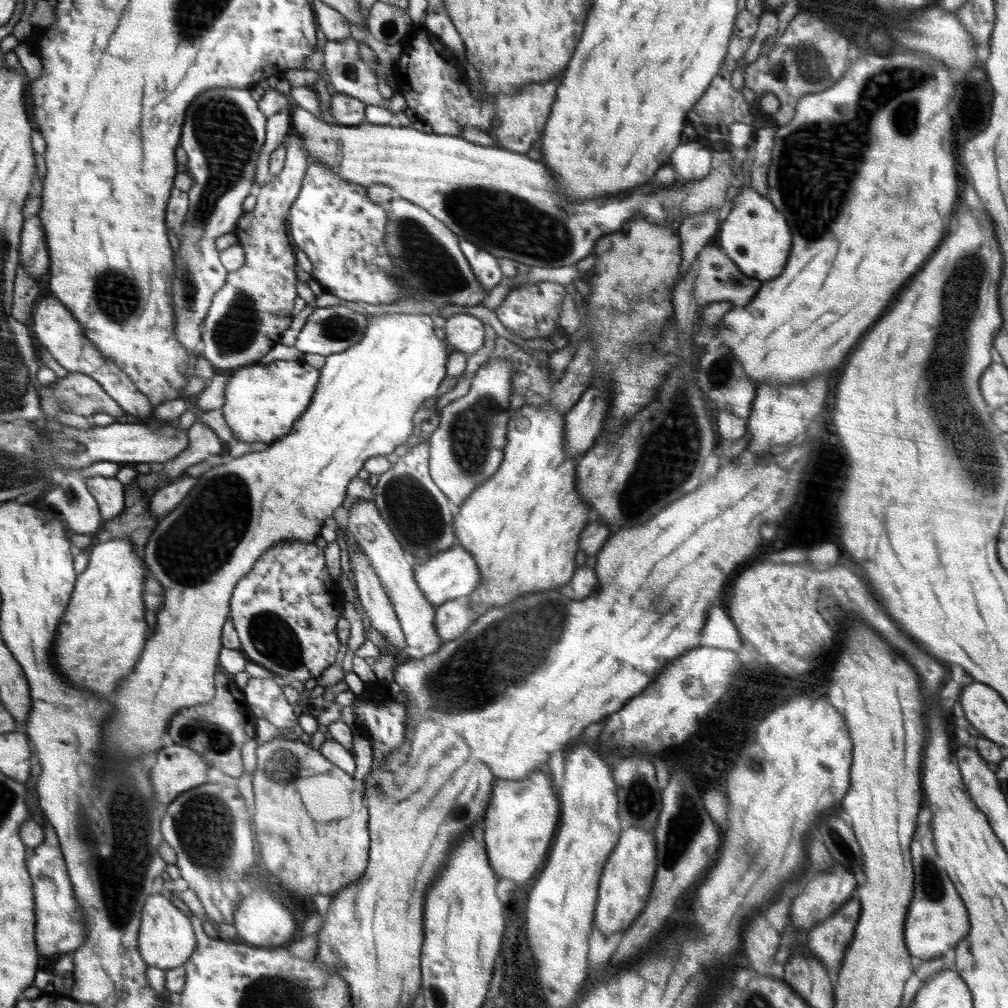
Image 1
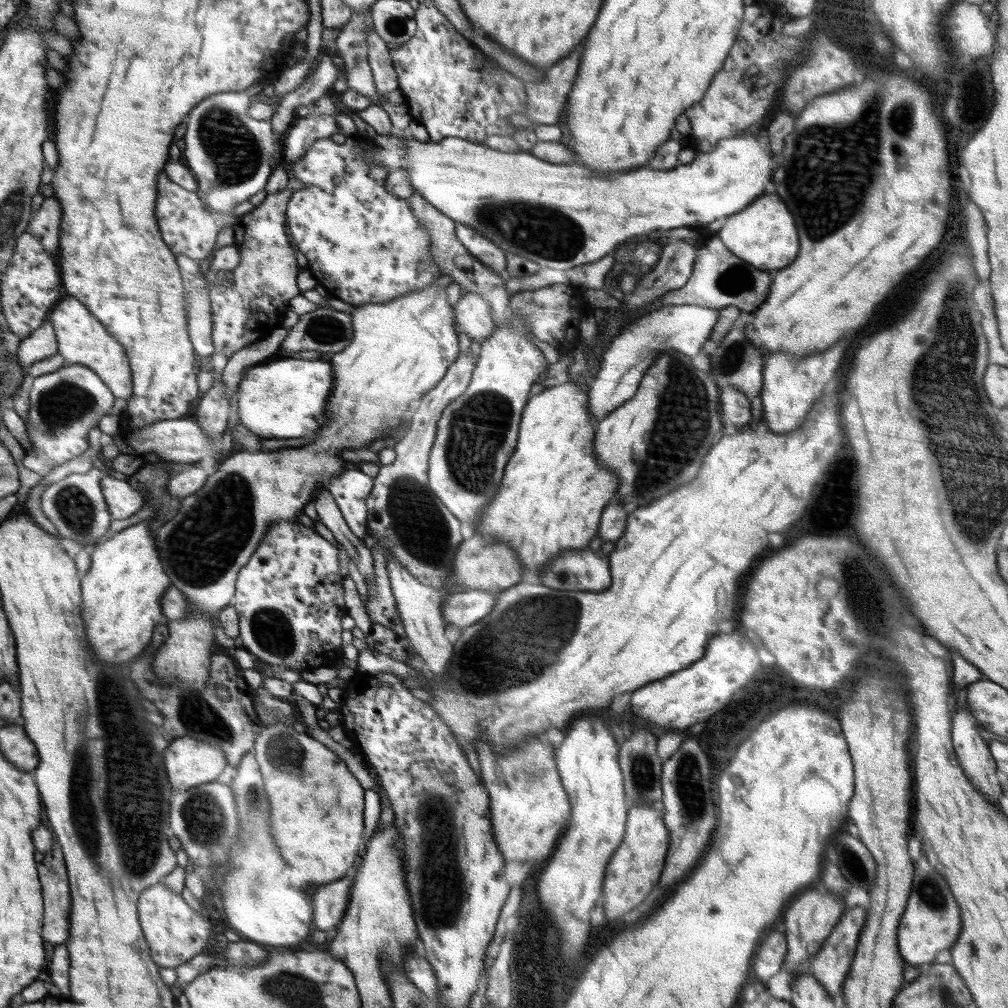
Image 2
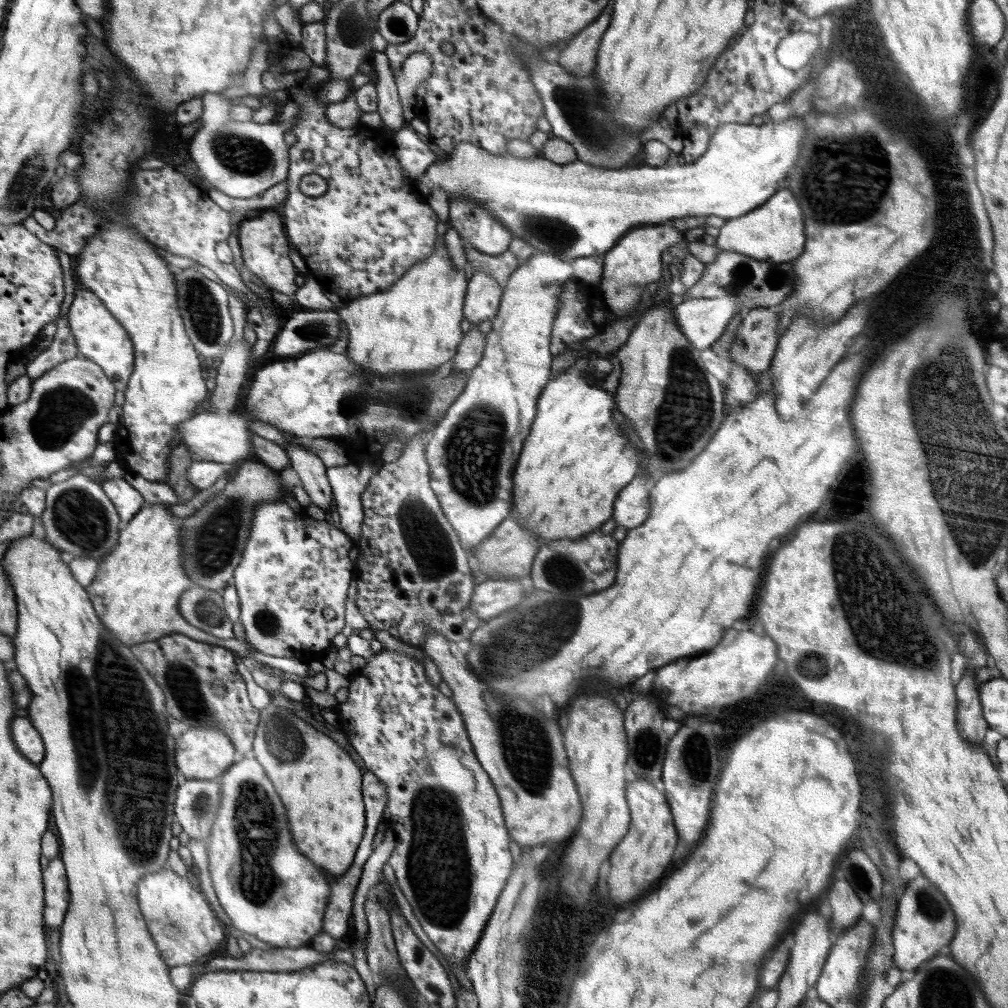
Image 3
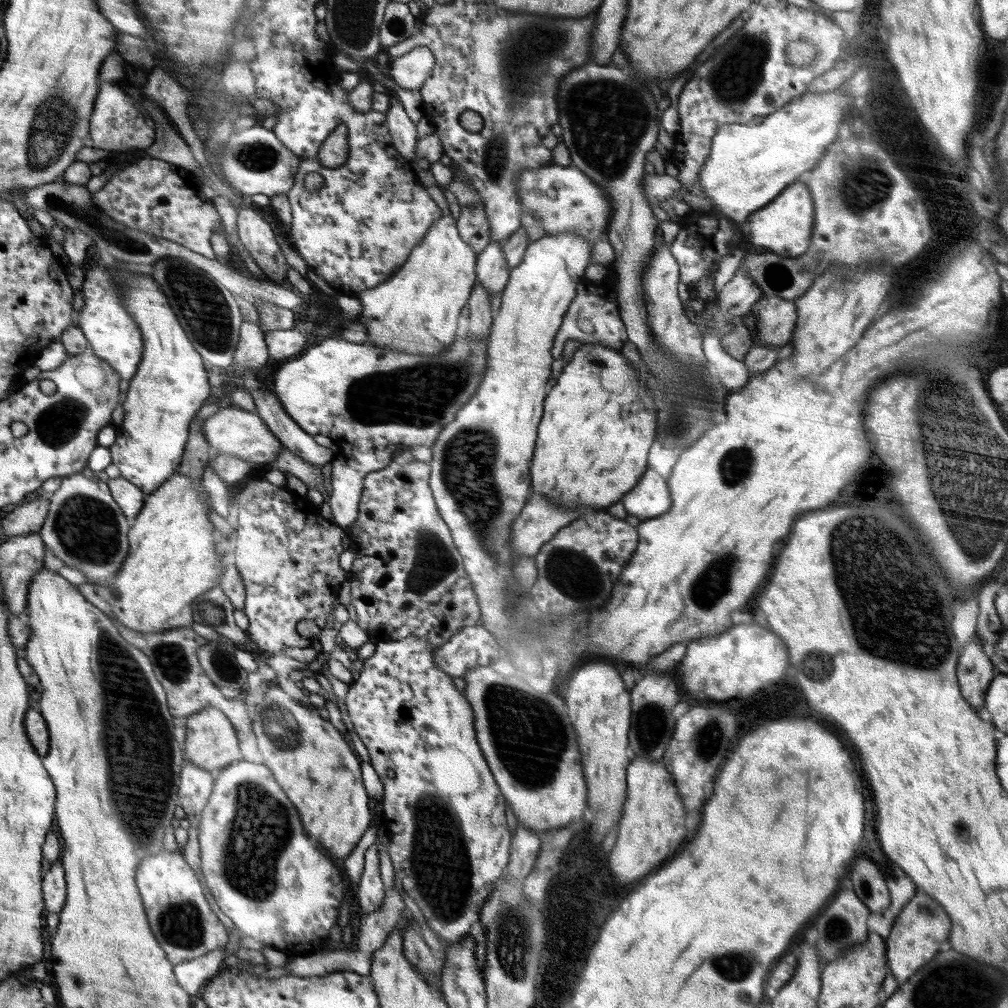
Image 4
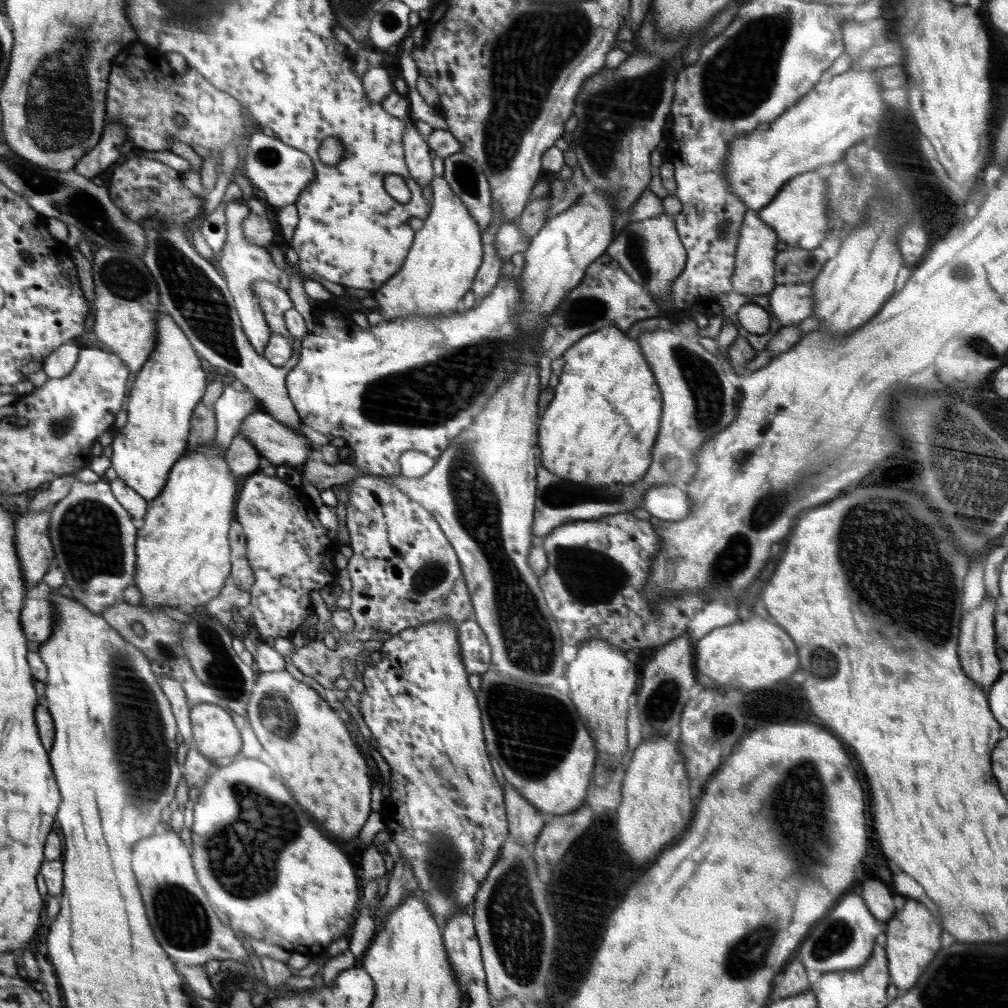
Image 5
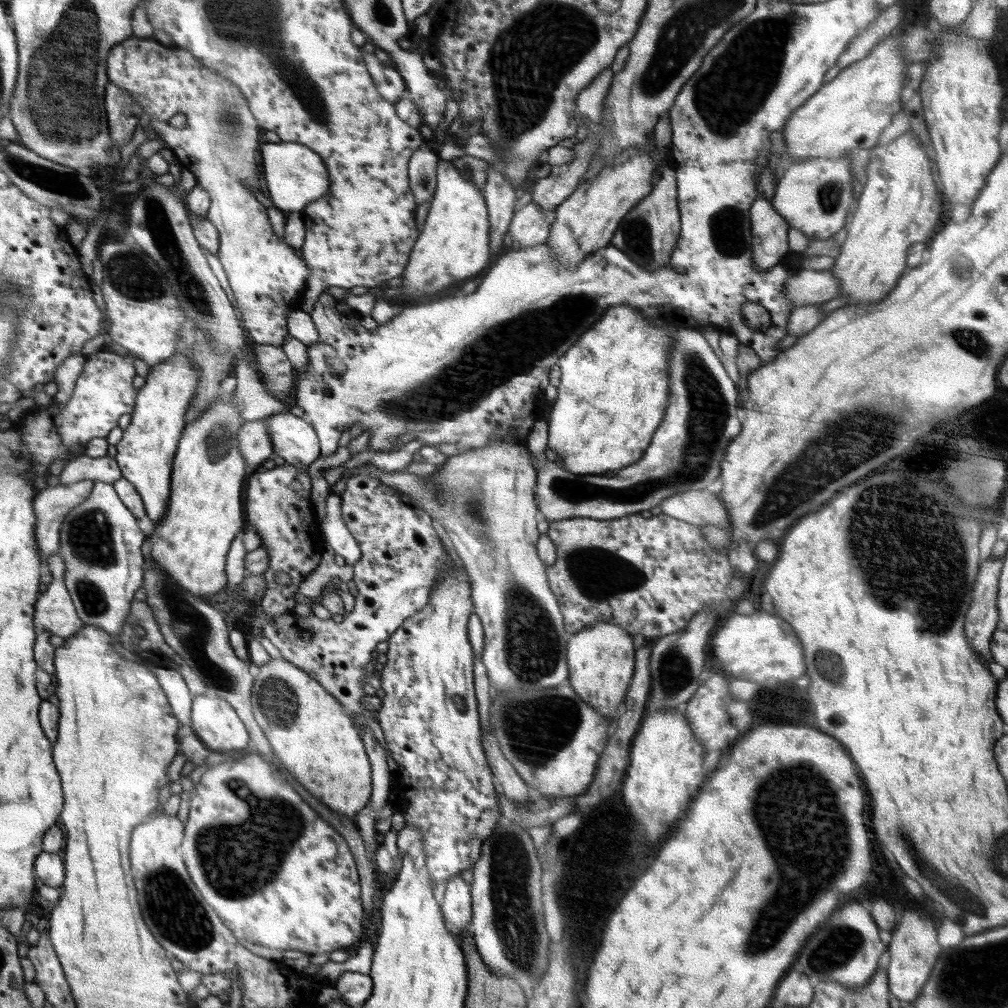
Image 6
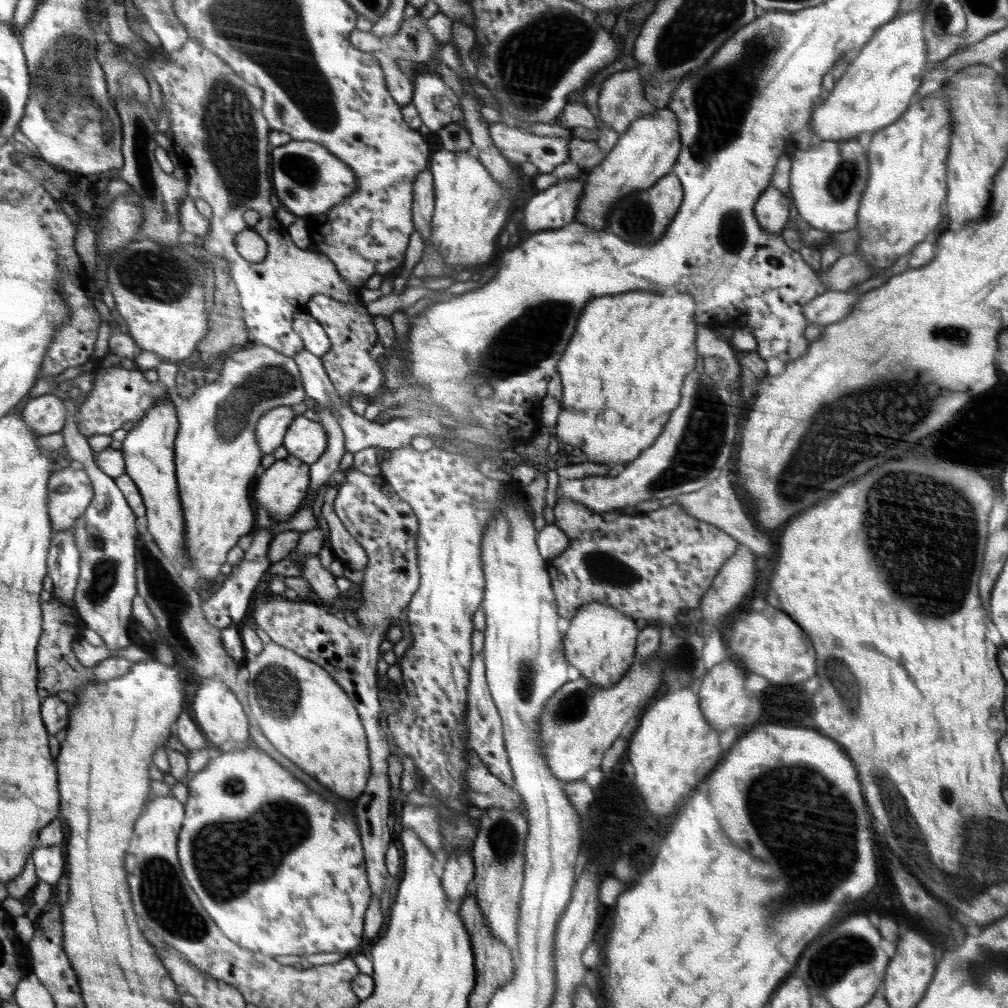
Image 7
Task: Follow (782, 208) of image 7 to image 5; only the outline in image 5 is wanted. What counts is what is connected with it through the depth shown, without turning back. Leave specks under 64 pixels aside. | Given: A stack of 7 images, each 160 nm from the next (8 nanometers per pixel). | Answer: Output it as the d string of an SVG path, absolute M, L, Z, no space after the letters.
M759 210L746 211L735 252L735 265L732 277L733 289L738 294L769 294L776 287L774 282L774 257L778 254L776 244L779 240L773 228L762 222L758 216Z

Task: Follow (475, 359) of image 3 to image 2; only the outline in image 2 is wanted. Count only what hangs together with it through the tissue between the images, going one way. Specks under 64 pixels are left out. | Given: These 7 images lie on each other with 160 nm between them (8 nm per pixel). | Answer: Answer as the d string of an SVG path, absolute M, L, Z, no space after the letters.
M468 351L453 362L438 386L421 398L419 407L412 413L410 428L393 442L396 460L393 464L380 466L379 473L374 477L374 486L365 500L367 530L377 540L377 545L372 548L373 586L368 586L368 605L365 609L372 622L390 628L402 638L406 637L405 629L400 622L400 611L397 610L388 573L390 557L396 557L418 582L442 591L445 594L442 608L445 600L452 595L449 578L454 573L455 554L463 541L460 534L462 524L430 488L429 455L441 415L468 389L475 366L472 351Z

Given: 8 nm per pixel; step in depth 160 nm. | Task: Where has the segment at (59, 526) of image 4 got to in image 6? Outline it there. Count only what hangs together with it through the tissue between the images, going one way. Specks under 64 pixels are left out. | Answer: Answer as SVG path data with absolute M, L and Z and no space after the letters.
M94 481L93 490L89 498L82 504L74 507L62 522L61 546L59 553L65 564L64 582L73 600L73 605L83 623L102 627L104 634L116 638L125 624L129 610L132 608L134 592L142 584L142 570L144 556L140 552L144 542L142 530L136 526L136 515L121 501L117 489L112 483Z

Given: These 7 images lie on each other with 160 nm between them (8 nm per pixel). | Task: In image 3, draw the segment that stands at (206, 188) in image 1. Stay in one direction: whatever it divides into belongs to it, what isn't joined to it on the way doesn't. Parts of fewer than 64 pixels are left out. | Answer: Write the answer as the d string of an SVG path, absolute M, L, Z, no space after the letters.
M207 92L202 97L202 116L198 118L201 126L192 136L189 154L198 166L199 176L210 187L232 198L252 198L260 193L265 193L269 188L286 180L289 176L289 146L284 142L284 134L290 124L268 122L258 124L250 121L242 122L229 117L231 108L236 100L225 98L218 93Z

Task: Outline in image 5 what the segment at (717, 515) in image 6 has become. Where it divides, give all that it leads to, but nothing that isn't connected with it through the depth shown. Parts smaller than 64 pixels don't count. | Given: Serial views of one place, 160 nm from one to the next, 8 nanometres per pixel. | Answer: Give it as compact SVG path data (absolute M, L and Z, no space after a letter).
M656 485L643 494L641 508L661 520L678 521L691 511L691 500L682 485Z

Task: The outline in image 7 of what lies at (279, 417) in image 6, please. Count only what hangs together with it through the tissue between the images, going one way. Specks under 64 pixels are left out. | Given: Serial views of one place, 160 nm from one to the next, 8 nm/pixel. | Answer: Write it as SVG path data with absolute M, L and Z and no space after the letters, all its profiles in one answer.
M296 416L283 438L283 446L292 455L312 467L325 454L328 446L328 432L322 424Z

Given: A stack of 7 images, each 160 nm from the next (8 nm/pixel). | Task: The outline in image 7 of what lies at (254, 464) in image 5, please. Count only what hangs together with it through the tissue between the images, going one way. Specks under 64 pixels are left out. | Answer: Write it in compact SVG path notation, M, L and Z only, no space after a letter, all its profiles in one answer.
M278 407L266 413L257 424L257 443L262 453L269 455L283 445L283 438L296 418L296 413L290 407Z

